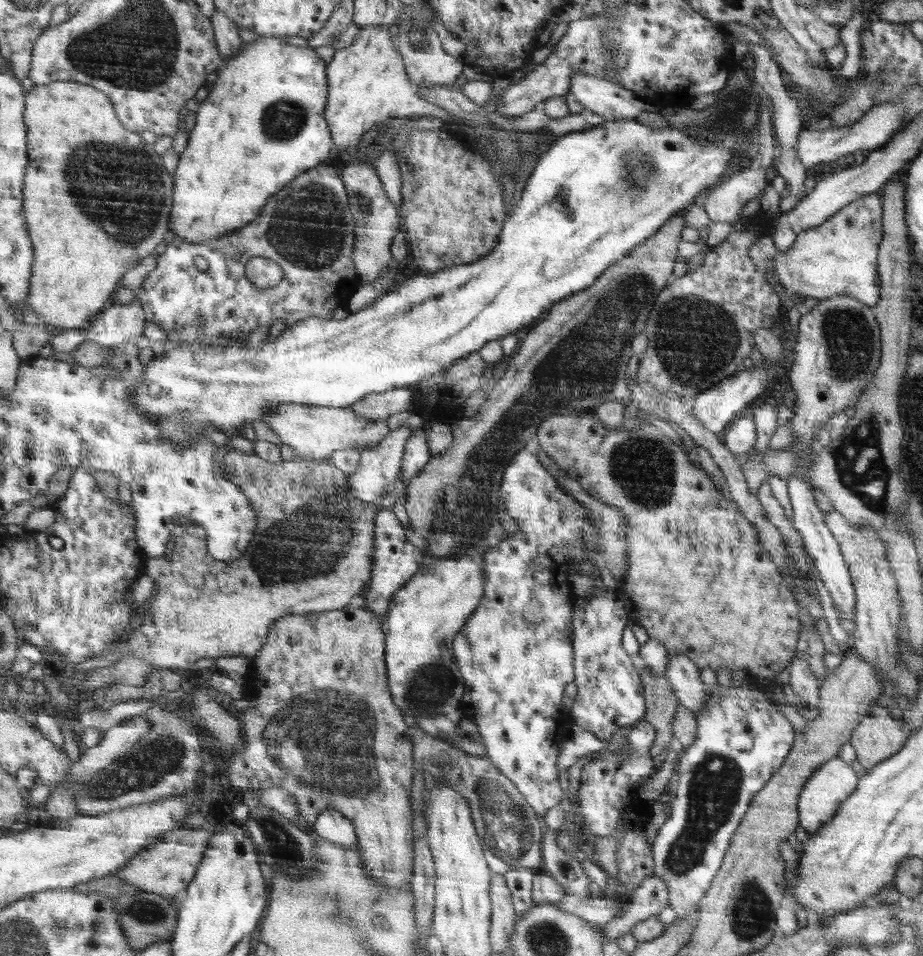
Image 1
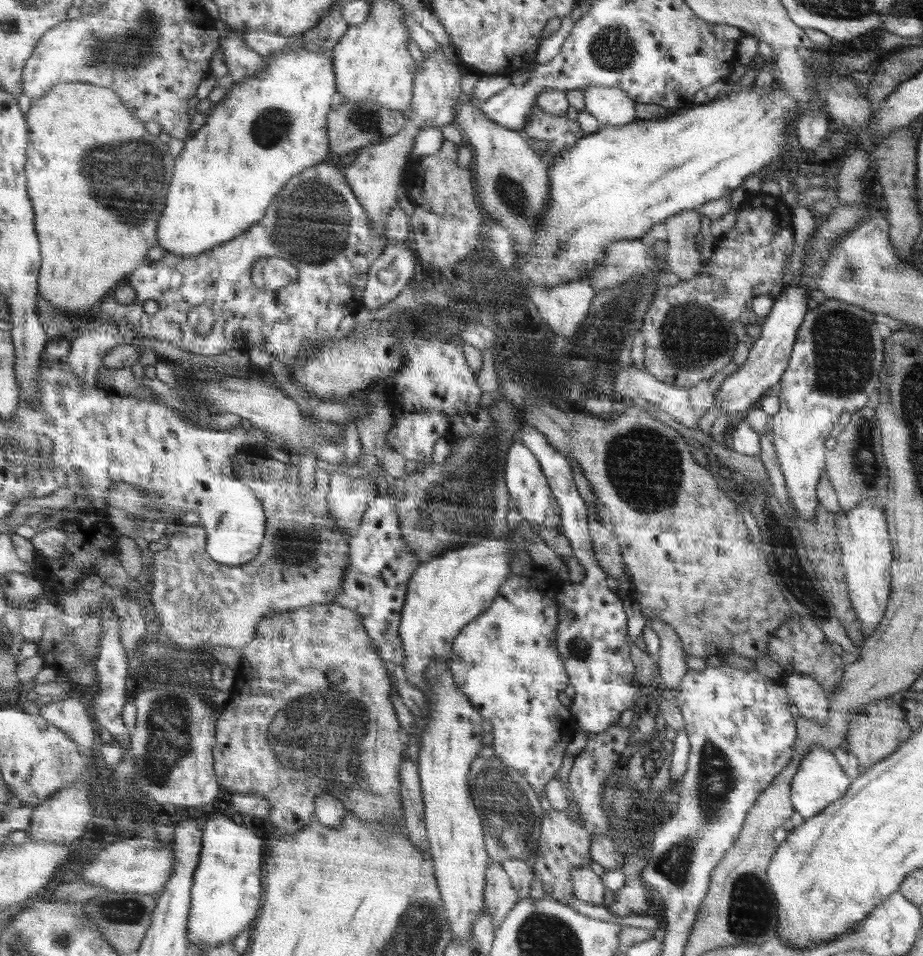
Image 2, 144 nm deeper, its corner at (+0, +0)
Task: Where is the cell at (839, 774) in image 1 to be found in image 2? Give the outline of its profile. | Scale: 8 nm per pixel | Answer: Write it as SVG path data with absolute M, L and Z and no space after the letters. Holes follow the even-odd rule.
M813 748L799 764L799 770L793 778L793 786L791 786L791 802L795 804L795 812L803 818L815 818L819 816L827 806L831 806L833 802L837 802L839 798L843 798L843 794L849 790L849 786L853 784L853 780L845 774L843 768L839 768L841 764L835 762L837 758L823 750L823 748Z

